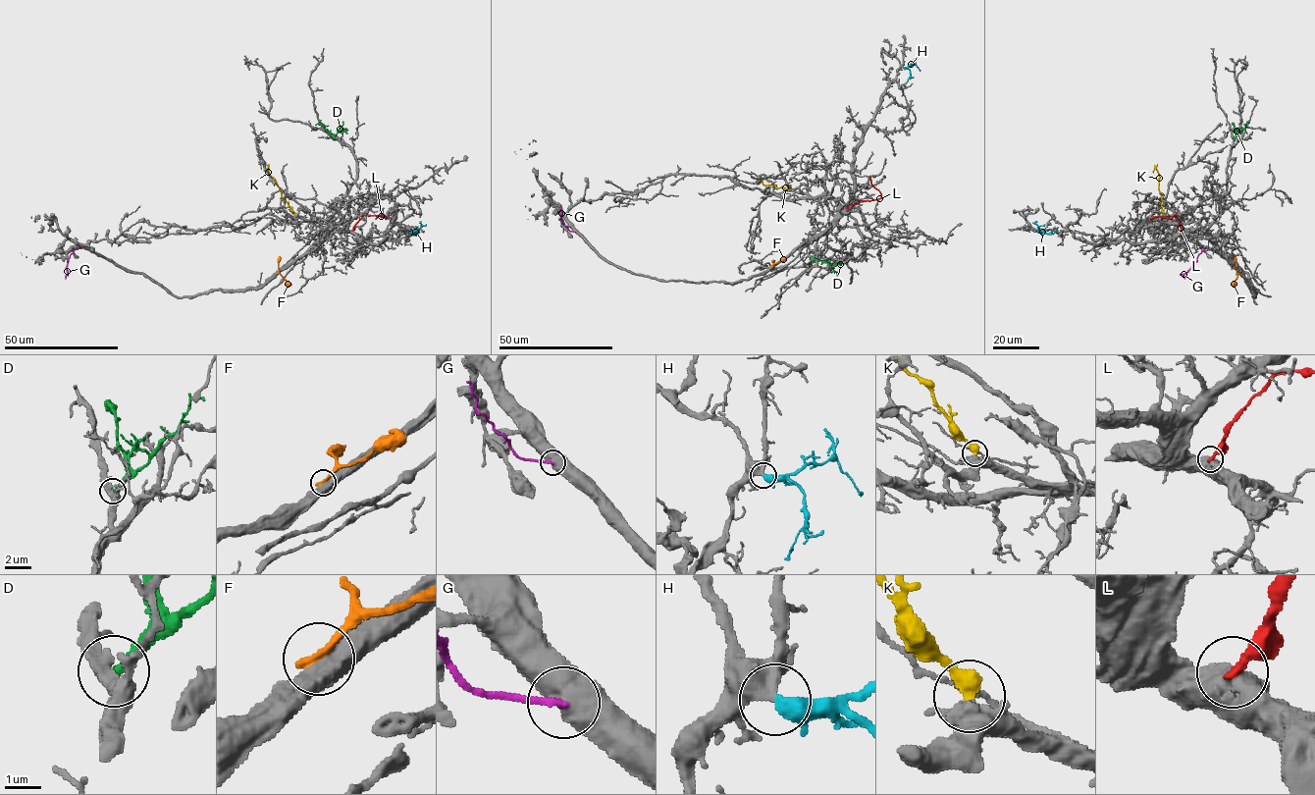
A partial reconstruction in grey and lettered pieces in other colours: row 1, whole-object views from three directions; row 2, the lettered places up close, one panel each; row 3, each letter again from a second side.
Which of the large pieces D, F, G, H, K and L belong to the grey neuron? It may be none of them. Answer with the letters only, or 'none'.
H, K

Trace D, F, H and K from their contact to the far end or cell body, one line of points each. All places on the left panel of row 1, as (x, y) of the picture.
D: (335, 138), (323, 124), (315, 125)
F: (277, 273), (291, 285)
H: (408, 233), (426, 224)
K: (295, 215), (282, 197), (268, 167), (267, 172)

